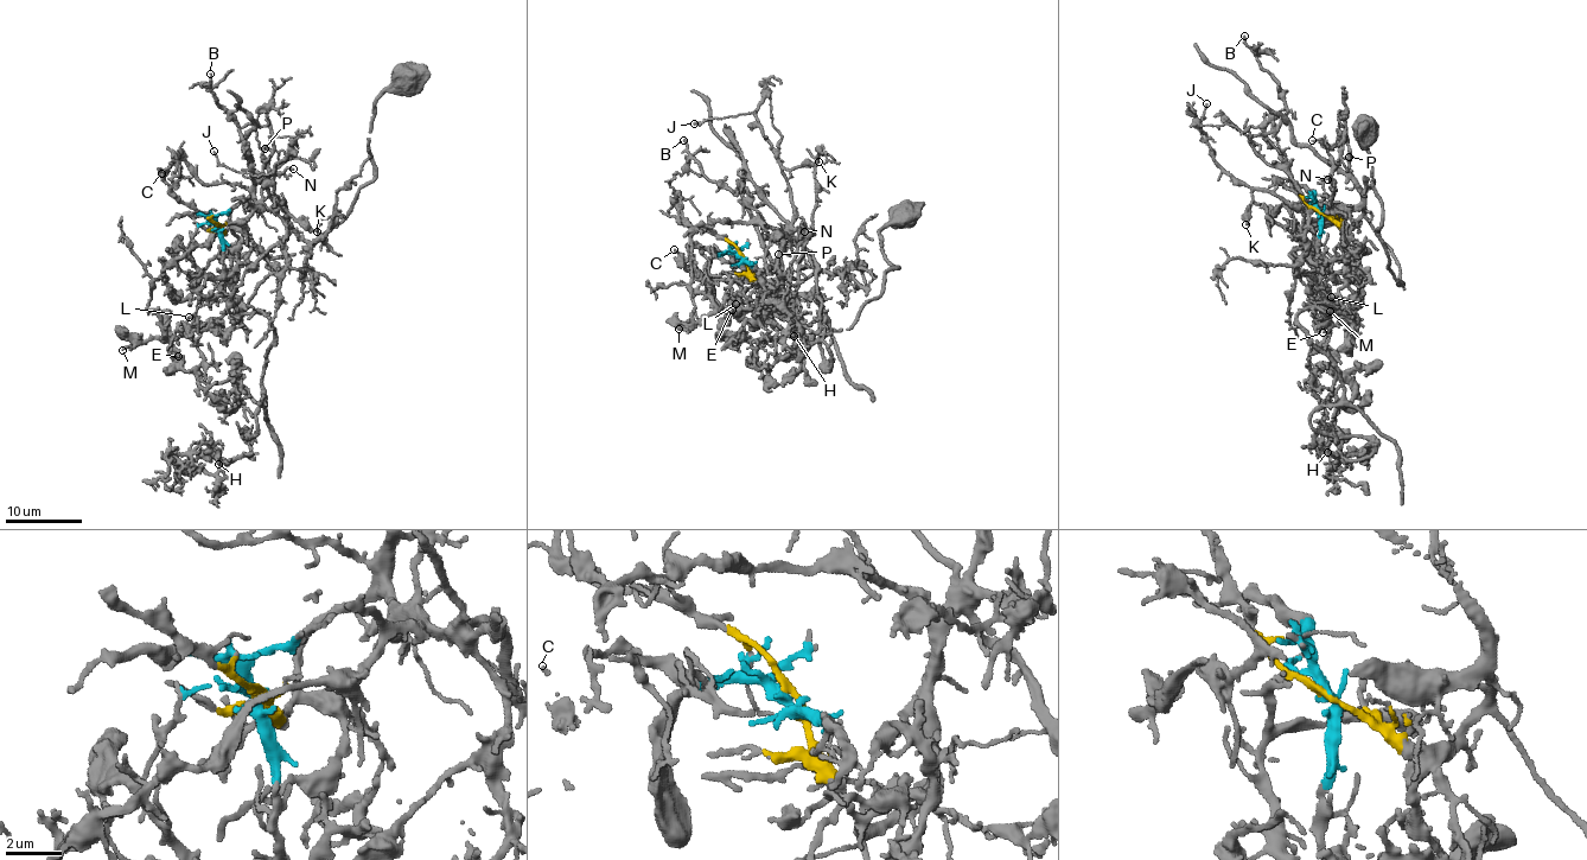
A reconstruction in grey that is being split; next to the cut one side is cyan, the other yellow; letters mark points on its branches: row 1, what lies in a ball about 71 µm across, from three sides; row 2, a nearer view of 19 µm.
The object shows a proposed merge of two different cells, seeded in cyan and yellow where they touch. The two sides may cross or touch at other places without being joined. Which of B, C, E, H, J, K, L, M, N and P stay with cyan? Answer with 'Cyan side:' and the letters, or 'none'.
Cyan side: E, H, L, M

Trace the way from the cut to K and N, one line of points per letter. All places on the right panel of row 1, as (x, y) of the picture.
K: (1318, 212), (1349, 227), (1364, 208), (1359, 204), (1305, 209), (1289, 205), (1273, 193), (1254, 191), (1245, 224)
N: (1318, 212), (1349, 227), (1364, 208), (1336, 204), (1331, 177), (1332, 180), (1329, 177), (1327, 179)

